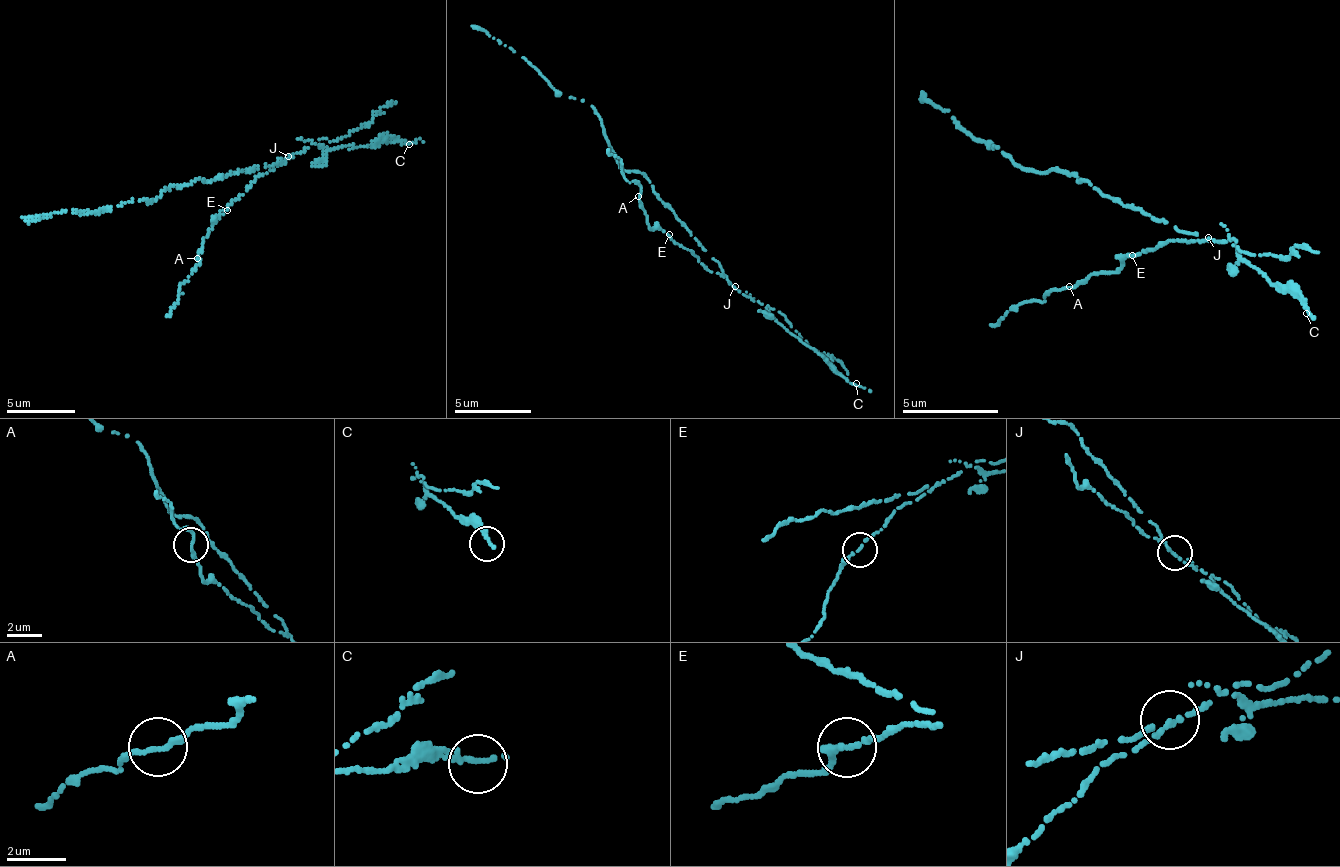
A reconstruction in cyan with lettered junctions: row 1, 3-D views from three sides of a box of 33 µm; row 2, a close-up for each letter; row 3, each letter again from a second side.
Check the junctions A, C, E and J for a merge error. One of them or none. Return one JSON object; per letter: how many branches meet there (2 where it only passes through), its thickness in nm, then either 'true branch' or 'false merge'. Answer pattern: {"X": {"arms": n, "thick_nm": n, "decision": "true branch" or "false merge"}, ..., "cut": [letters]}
{"A": {"arms": 2, "thick_nm": 180, "decision": "true branch"}, "C": {"arms": 1, "thick_nm": 260, "decision": "true branch"}, "E": {"arms": 3, "thick_nm": 160, "decision": "true branch"}, "J": {"arms": 3, "thick_nm": 140, "decision": "true branch"}, "cut": []}

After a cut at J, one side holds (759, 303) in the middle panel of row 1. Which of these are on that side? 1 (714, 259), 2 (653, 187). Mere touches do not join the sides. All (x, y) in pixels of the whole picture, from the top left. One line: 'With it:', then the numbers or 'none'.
With it: none

